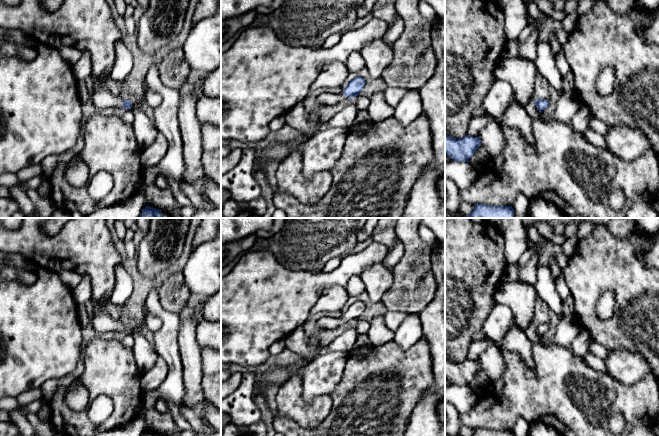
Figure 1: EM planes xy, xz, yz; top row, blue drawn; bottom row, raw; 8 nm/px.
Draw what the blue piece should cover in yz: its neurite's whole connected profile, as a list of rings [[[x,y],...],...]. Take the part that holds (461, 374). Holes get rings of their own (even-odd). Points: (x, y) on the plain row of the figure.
[[[445,358],[445,379],[453,385],[468,386],[480,369],[479,361],[466,359],[462,363],[456,363]]]

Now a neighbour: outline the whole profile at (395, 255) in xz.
[[[397,240],[396,245],[392,250],[386,254],[382,264],[389,270],[392,270],[393,267],[402,259],[404,256],[405,249],[404,245],[400,240]]]

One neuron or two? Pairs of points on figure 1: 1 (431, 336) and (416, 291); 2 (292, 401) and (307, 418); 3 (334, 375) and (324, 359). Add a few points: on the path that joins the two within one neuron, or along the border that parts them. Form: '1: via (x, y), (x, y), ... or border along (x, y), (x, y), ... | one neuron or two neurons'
1: border along (434, 296), (418, 314) | two neurons
2: via (294, 405), (303, 414) | one neuron
3: via (330, 371), (326, 363) | one neuron

